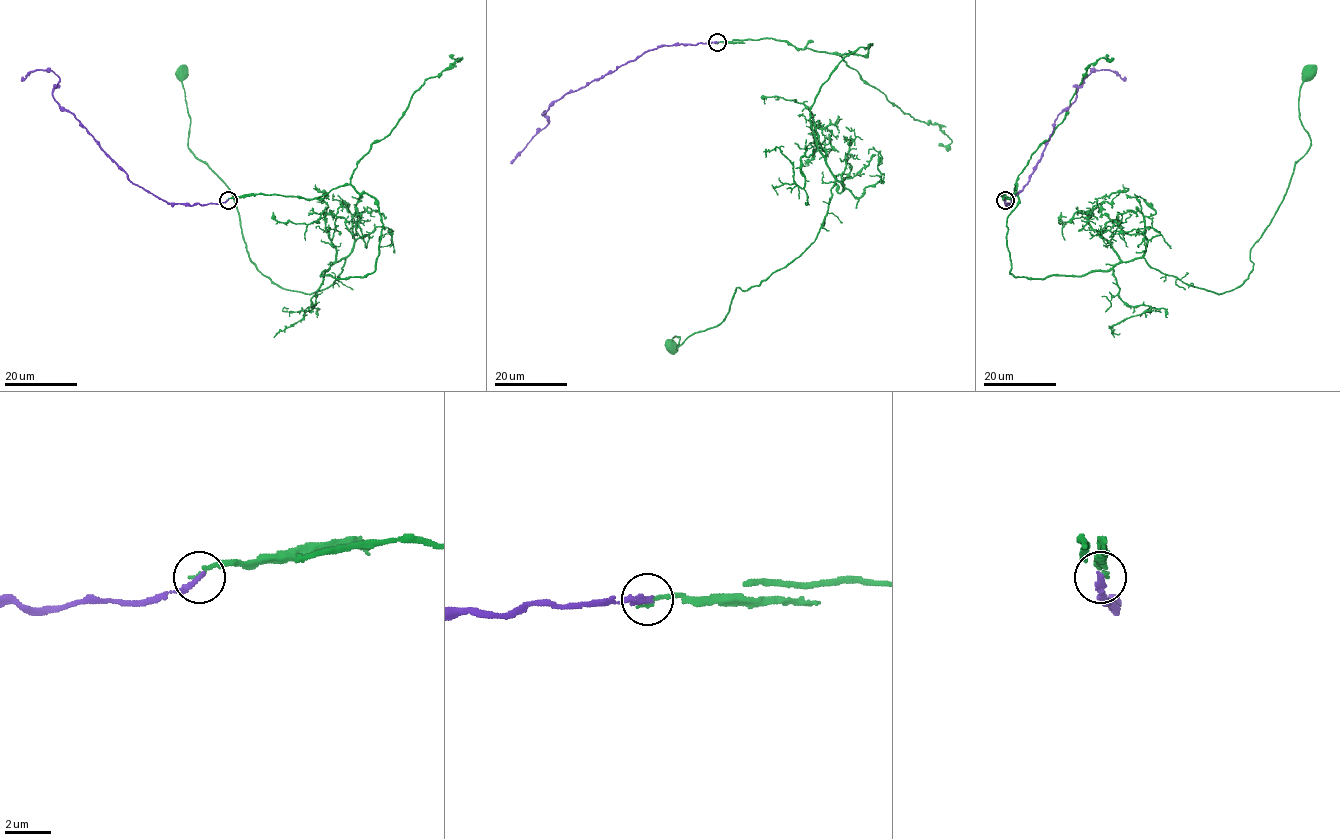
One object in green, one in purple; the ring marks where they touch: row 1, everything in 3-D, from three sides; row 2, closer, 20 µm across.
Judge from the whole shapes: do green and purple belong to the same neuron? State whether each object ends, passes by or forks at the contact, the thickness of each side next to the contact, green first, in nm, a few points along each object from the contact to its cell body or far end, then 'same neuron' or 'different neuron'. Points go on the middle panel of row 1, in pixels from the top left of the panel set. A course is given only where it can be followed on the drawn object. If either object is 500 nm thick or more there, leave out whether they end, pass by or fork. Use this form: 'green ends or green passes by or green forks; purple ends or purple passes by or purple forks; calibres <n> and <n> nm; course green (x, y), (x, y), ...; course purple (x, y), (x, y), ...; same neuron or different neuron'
green ends; purple ends; calibres 160 and 240 nm; course green (717, 43), (865, 56), (872, 44), (810, 110), (835, 181), (817, 238), (672, 346); course purple (717, 42), (659, 46), (576, 91), (566, 93), (542, 114), (549, 121), (510, 163); same neuron

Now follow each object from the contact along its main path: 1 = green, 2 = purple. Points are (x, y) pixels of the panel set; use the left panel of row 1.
1: (227, 200), (351, 184), (376, 265), (311, 293), (264, 275), (188, 147), (183, 74)
2: (227, 200), (185, 205), (148, 193), (60, 106), (53, 97), (60, 80), (54, 73), (37, 69), (20, 80)

